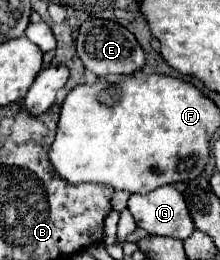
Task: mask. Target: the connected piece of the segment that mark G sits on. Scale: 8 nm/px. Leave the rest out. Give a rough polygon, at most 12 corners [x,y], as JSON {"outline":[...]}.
{"outline":[[175,186],[131,194],[147,234],[185,240],[195,230]]}

